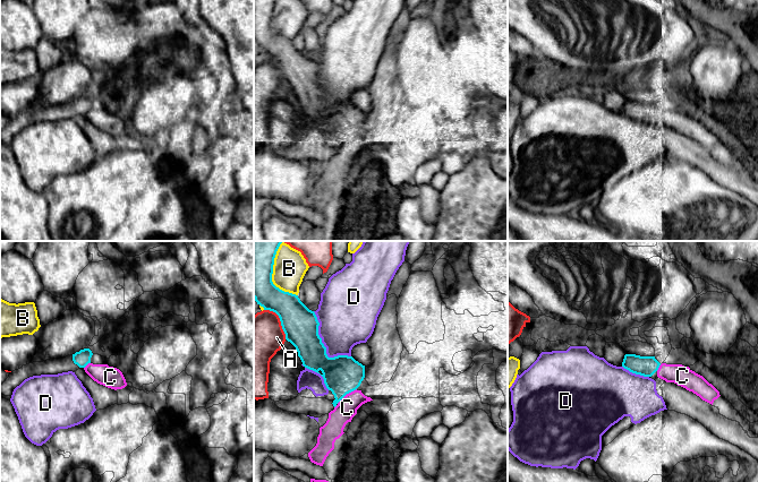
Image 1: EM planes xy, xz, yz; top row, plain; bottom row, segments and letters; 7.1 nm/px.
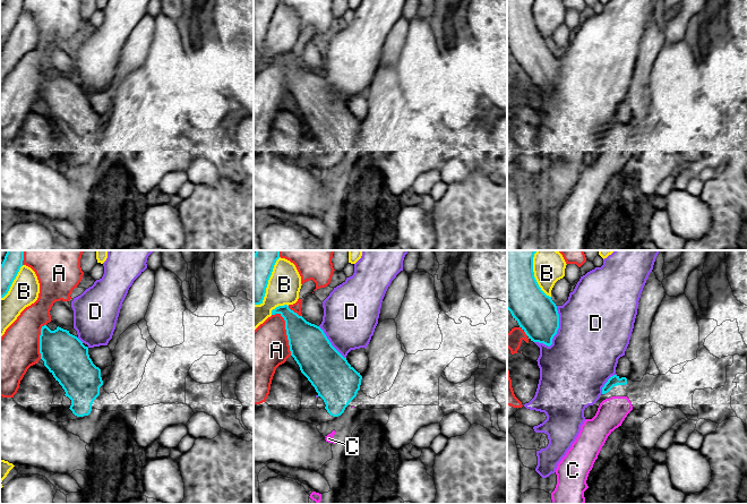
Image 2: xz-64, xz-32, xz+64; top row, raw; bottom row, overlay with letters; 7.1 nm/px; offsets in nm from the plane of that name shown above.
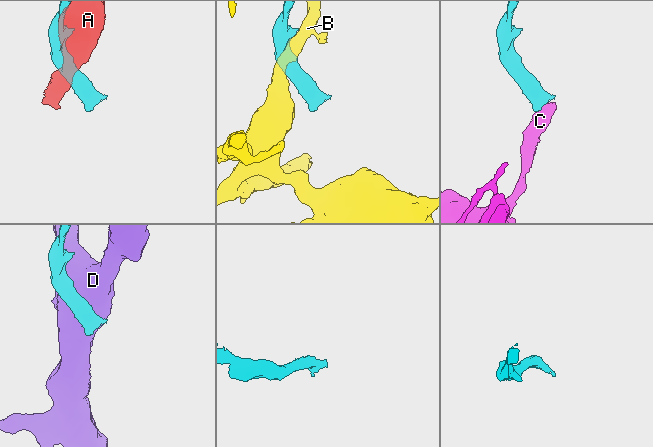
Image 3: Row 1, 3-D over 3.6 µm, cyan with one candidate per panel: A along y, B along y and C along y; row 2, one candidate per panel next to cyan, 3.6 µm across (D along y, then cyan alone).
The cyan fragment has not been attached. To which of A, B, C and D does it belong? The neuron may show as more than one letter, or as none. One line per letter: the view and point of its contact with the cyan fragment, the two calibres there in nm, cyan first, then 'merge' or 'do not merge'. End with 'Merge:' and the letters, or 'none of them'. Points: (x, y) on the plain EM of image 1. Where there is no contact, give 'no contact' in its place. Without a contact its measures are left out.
A: meets cyan in xz at (280, 67); 260 nm thick on the cyan side, 360 nm on the other; do not merge
B: meets cyan in xz at (271, 27); 260 nm thick on the cyan side, 220 nm on the other; do not merge
C: meets cyan in xz at (346, 140); 280 nm thick on the cyan side, 150 nm on the other; merge
D: meets cyan in xz at (323, 92); 280 nm thick on the cyan side, 380 nm on the other; do not merge
Merge: C

